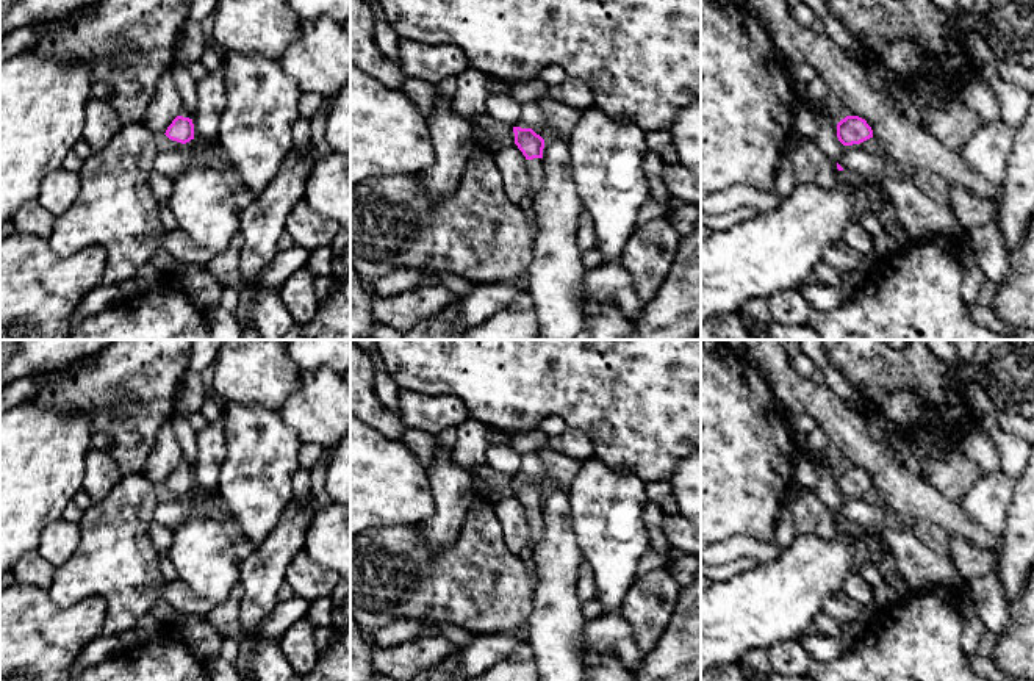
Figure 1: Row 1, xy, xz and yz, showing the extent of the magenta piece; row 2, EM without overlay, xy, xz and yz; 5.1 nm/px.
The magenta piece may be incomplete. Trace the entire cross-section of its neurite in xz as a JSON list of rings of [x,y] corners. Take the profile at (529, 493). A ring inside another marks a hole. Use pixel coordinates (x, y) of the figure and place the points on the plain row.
[[[513,477],[515,495],[526,507],[527,526],[530,535],[530,546],[533,548],[543,539],[544,518],[543,518],[543,499],[544,490],[532,479]]]

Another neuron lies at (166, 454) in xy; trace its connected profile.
[[[172,418],[156,434],[155,446],[145,462],[144,474],[156,485],[166,484],[167,477],[183,459],[183,449],[174,432]]]

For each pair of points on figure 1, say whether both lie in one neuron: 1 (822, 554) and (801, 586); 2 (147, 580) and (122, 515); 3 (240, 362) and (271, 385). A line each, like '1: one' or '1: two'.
1: one
2: one
3: one

